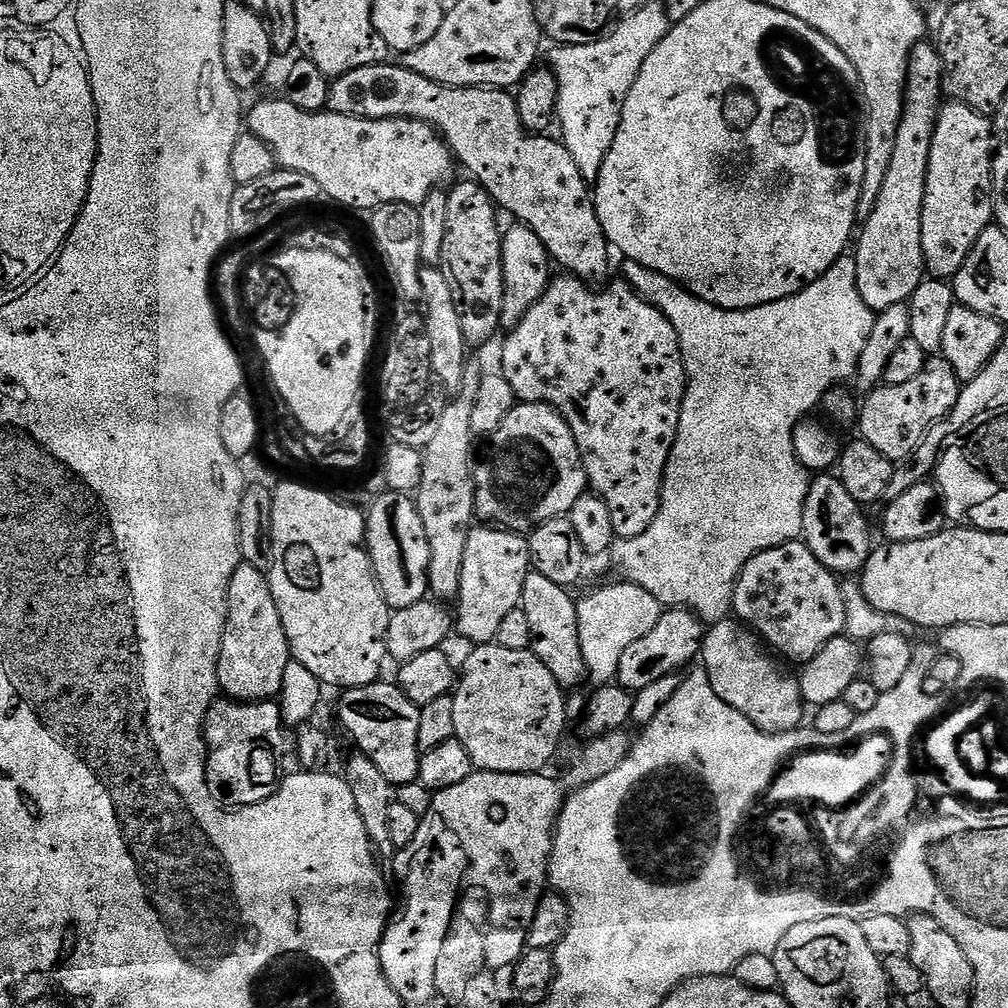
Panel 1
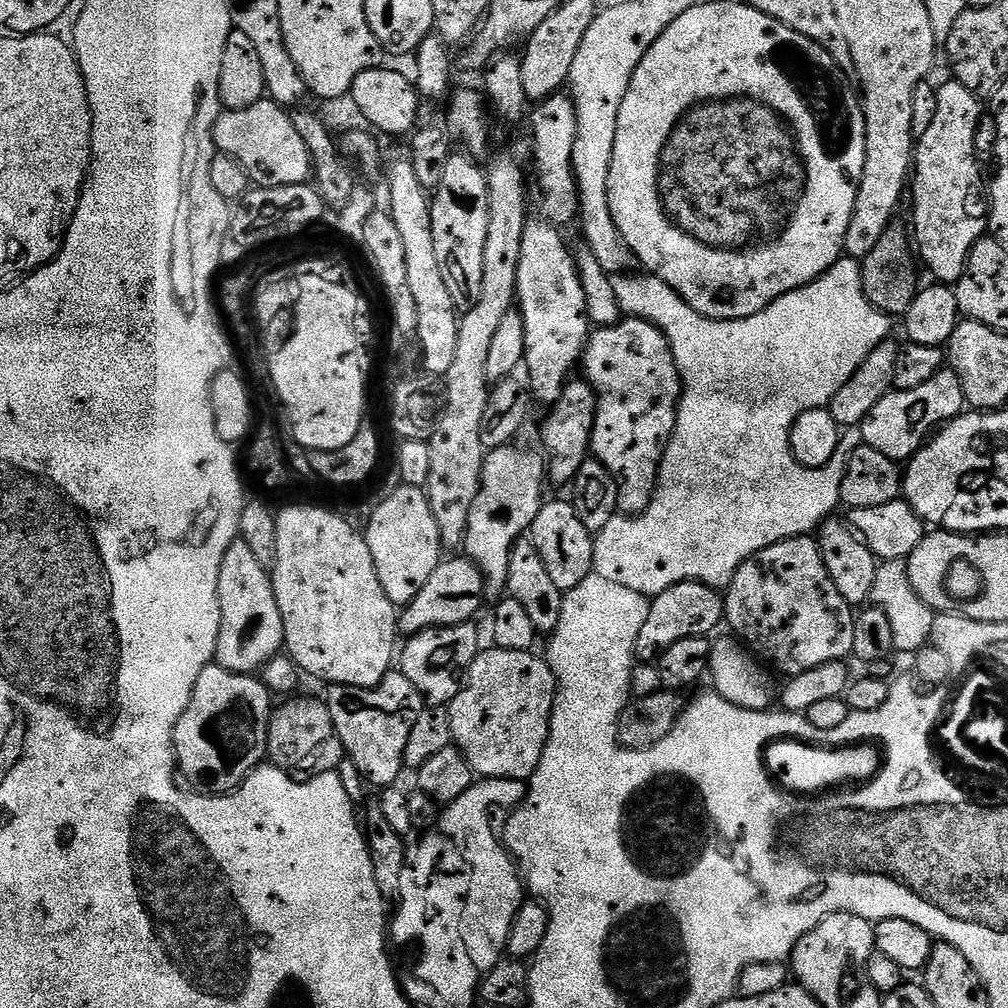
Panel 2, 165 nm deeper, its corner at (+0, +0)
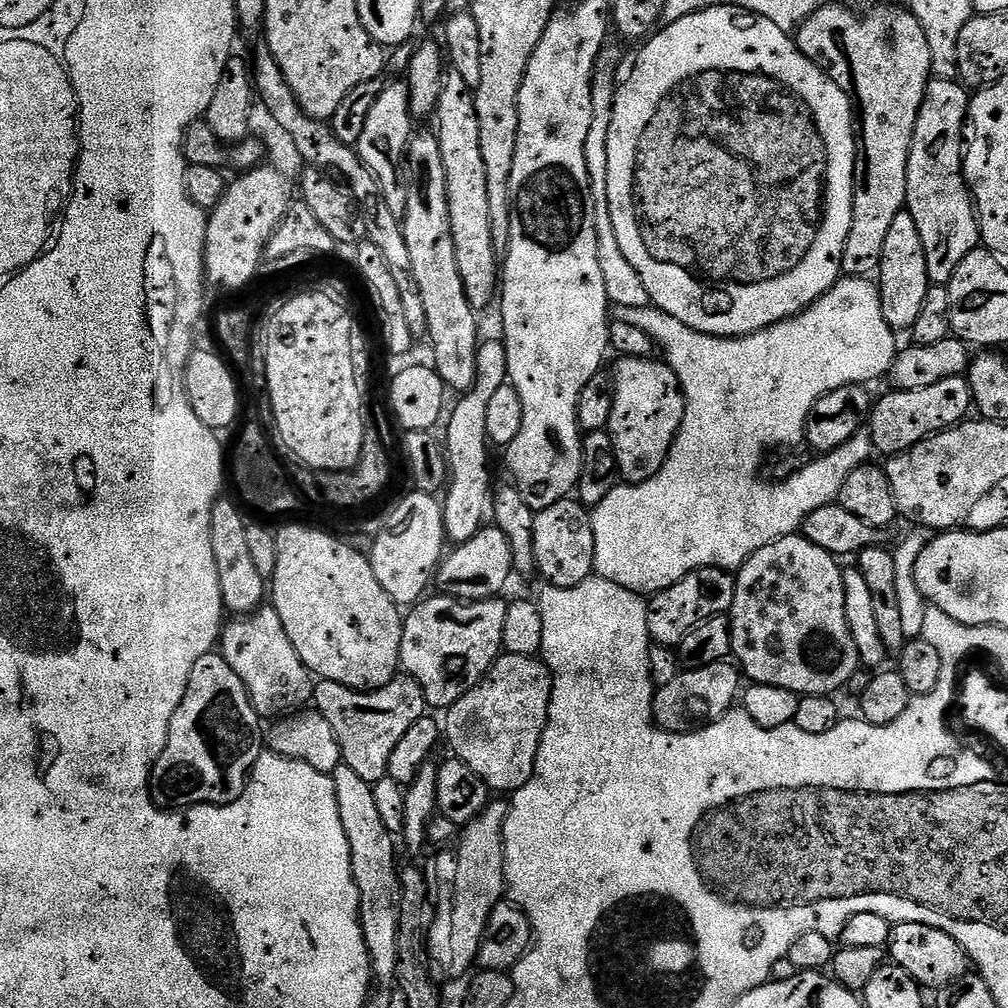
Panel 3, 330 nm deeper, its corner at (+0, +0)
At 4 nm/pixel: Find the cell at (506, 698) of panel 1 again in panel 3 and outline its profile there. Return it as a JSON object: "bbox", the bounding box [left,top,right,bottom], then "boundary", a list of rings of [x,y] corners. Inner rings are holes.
{"bbox":[442,654,552,794],"boundary":[[[502,654],[492,663],[492,669],[488,675],[475,684],[466,694],[462,694],[462,698],[458,698],[458,702],[454,702],[446,709],[445,720],[442,720],[442,736],[452,747],[451,755],[457,760],[466,762],[466,766],[470,766],[470,770],[474,770],[474,774],[478,774],[478,778],[482,778],[482,782],[486,782],[486,786],[496,794],[511,794],[517,792],[522,786],[526,786],[526,782],[530,782],[530,778],[534,774],[534,762],[538,758],[538,746],[540,739],[544,733],[544,728],[548,724],[548,707],[550,706],[550,698],[552,697],[552,673],[548,671],[548,667],[544,665],[543,659],[536,656],[510,656]]]}

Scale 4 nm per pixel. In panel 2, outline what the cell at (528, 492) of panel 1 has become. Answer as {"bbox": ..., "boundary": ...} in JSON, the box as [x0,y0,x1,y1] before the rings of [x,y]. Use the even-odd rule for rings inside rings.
{"bbox":[543,379,597,486],"boundary":[[[576,379],[564,385],[559,400],[551,405],[552,413],[544,420],[543,451],[550,457],[546,464],[546,476],[551,483],[553,480],[554,483],[564,486],[571,485],[582,462],[589,459],[592,428],[596,424],[597,394],[587,380]]]}

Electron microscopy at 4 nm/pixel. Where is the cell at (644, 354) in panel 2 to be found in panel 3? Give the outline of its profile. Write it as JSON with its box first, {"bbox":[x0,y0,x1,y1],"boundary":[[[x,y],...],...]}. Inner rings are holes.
{"bbox":[606,356,684,484],"boundary":[[[625,356],[615,362],[616,369],[611,369],[610,372],[614,406],[610,410],[606,431],[612,443],[612,457],[616,460],[617,473],[629,484],[641,484],[654,478],[654,474],[658,474],[659,468],[666,462],[670,446],[682,426],[684,392],[674,370],[670,370],[670,366],[665,364],[663,359]]]}

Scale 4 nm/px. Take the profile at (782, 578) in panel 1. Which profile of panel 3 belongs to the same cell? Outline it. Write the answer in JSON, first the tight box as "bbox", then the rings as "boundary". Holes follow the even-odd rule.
{"bbox":[730,534,861,696],"boundary":[[[803,534],[778,538],[778,542],[770,542],[770,546],[762,546],[753,556],[735,573],[736,589],[734,602],[730,613],[732,626],[732,656],[738,665],[739,671],[748,676],[752,684],[781,687],[794,695],[801,696],[832,696],[836,691],[847,689],[850,678],[861,667],[860,655],[854,646],[854,638],[850,638],[850,626],[846,622],[846,590],[844,589],[844,568],[837,557],[832,556],[822,546],[814,546]]]}

